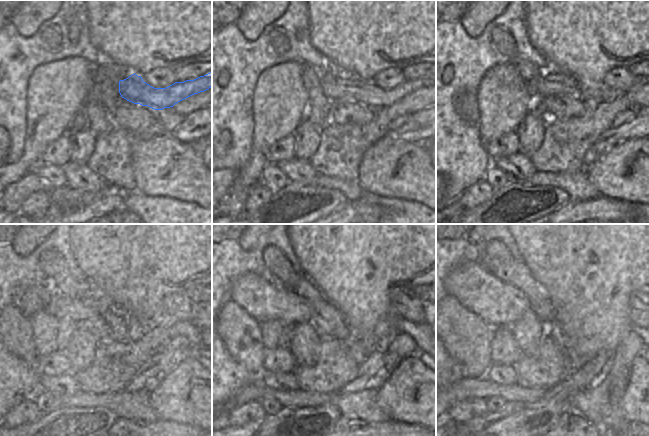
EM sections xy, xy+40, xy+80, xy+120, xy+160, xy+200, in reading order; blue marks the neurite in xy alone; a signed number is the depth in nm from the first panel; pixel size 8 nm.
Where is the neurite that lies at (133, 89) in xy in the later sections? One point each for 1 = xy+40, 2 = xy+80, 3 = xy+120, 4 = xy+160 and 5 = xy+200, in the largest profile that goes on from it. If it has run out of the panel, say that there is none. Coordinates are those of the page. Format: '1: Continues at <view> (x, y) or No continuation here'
1: Continues at xy+40 (337, 84)
2: Continues at xy+80 (552, 82)
3: Continues at xy+120 (32, 298)
4: Continues at xy+160 (263, 300)
5: Continues at xy+200 (498, 304)

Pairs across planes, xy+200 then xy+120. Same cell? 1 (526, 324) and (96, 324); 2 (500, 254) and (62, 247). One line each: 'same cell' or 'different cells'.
1: different cells
2: different cells

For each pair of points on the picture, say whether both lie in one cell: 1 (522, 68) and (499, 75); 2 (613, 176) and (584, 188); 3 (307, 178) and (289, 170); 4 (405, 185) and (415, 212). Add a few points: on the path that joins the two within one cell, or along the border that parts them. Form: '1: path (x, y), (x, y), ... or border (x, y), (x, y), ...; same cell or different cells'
1: border (509, 63), (516, 69), (525, 83); different cells
2: border (583, 168), (586, 178), (601, 195); different cells
3: path (303, 174), (293, 170); same cell
4: border (388, 197), (419, 201), (425, 206); different cells

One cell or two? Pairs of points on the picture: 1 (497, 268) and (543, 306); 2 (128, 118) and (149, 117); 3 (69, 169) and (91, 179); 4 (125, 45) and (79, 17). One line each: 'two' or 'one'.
1: one
2: one
3: one
4: two

